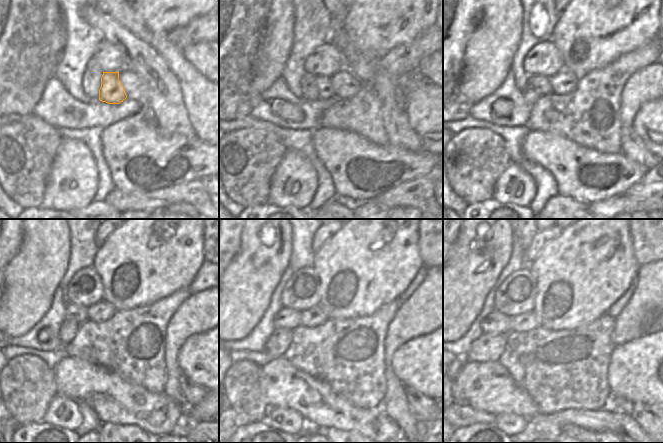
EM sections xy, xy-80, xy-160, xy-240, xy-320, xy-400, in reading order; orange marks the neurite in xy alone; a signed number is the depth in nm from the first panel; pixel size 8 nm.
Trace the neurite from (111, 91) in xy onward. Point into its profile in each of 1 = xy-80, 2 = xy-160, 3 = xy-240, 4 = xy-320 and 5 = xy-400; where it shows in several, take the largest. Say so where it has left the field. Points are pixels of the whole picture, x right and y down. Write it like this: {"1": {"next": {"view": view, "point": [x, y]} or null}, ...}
{"1": {"next": {"view": "xy-80", "point": [323, 83]}}, "2": {"next": {"view": "xy-160", "point": [541, 85]}}, "3": {"next": {"view": "xy-240", "point": [73, 312]}}, "4": {"next": {"view": "xy-320", "point": [289, 318]}}, "5": {"next": {"view": "xy-400", "point": [495, 323]}}}

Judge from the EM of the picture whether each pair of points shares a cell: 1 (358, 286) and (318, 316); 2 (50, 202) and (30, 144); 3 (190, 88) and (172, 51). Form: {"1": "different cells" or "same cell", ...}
{"1": "different cells", "2": "different cells", "3": "same cell"}

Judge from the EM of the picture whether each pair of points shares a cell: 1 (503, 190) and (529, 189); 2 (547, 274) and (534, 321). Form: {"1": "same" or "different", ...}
{"1": "same", "2": "different"}

